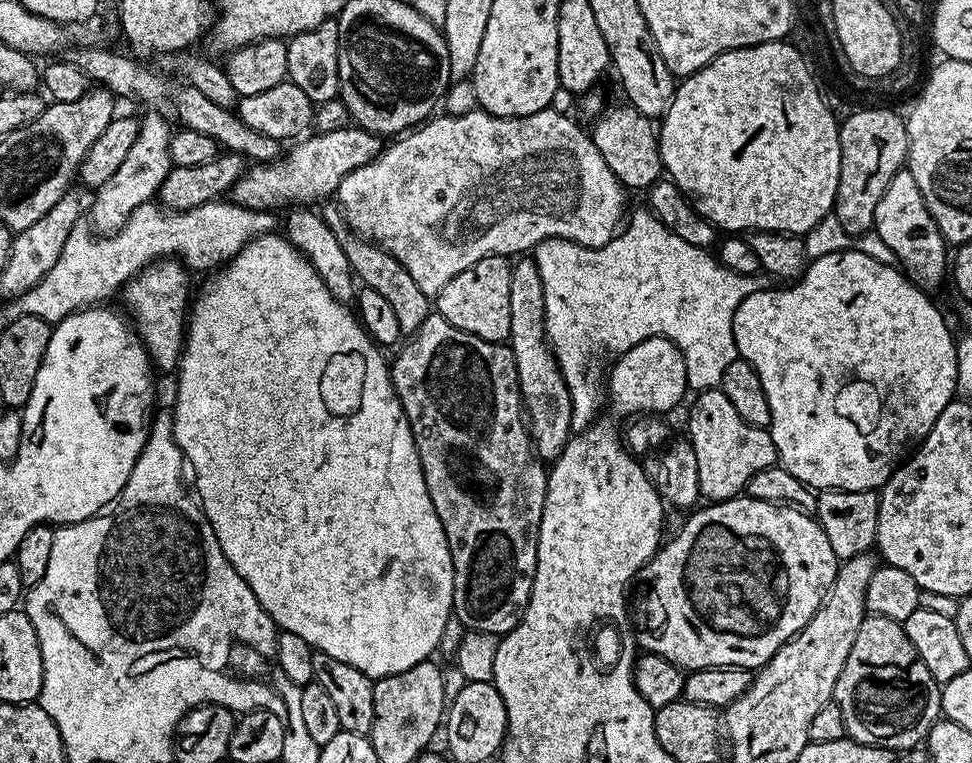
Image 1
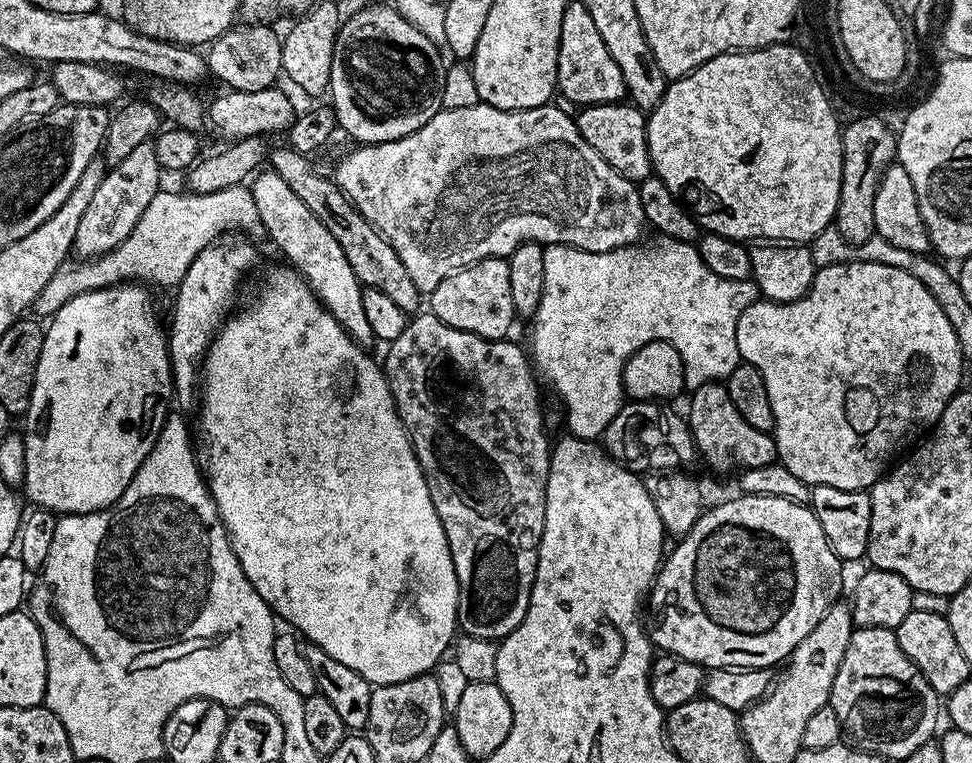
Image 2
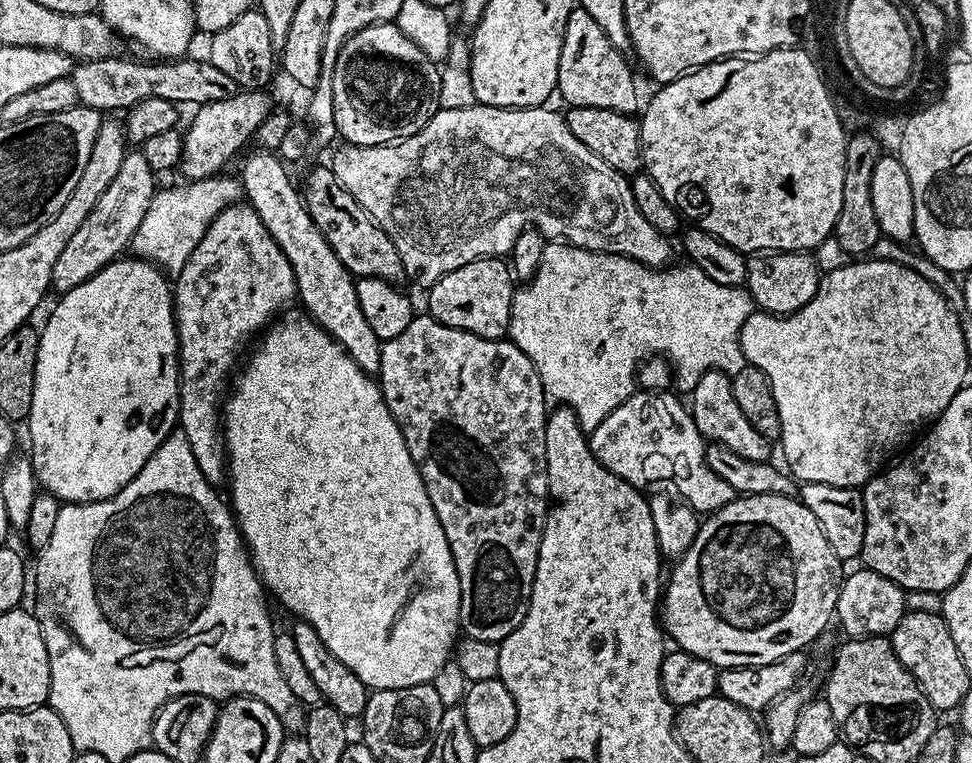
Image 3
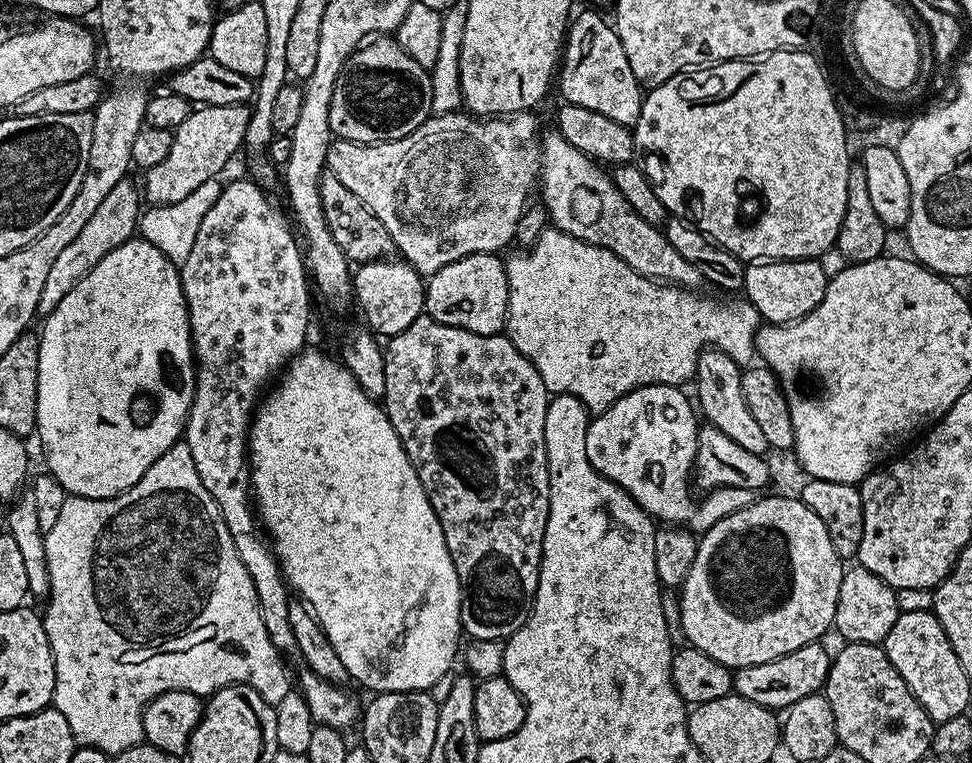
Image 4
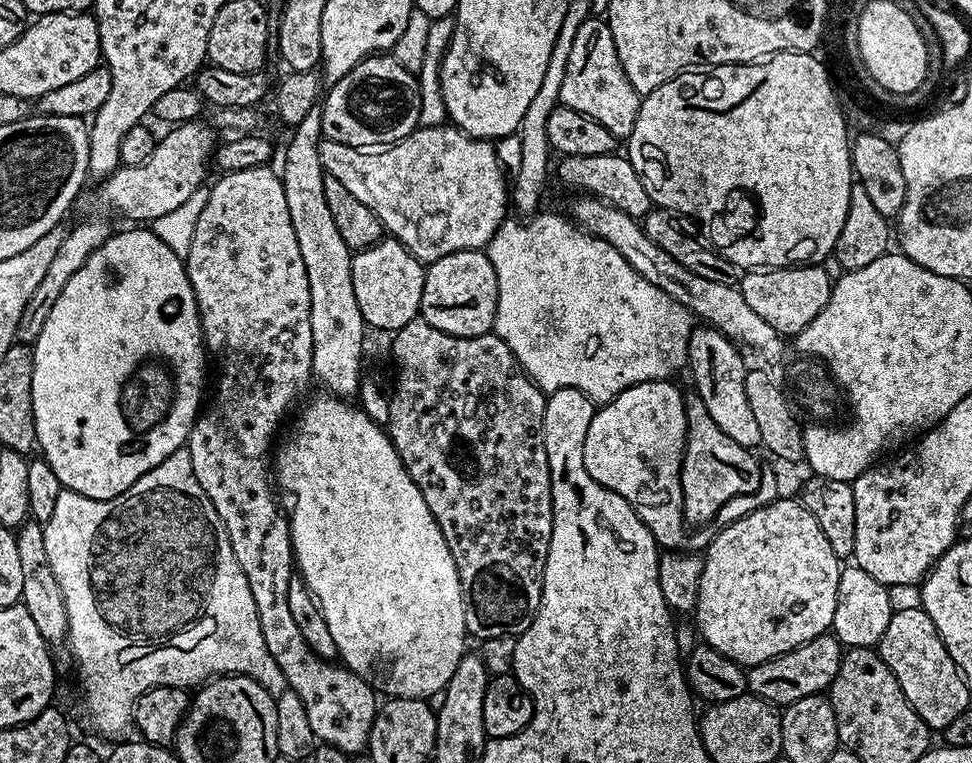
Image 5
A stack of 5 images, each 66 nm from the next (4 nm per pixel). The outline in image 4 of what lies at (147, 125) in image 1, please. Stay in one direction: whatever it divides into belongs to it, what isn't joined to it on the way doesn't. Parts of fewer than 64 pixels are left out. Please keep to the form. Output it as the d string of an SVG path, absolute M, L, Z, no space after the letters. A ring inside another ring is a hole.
M128 178L118 182L118 186L114 186L114 190L106 194L102 206L98 206L98 211L86 222L86 226L82 226L78 238L74 238L74 242L70 242L70 246L66 246L66 250L62 250L58 258L54 258L54 266L50 266L46 282L42 285L42 298L36 307L37 317L46 318L50 315L54 306L58 306L58 302L62 302L62 298L66 298L66 294L74 290L76 283L90 270L94 270L94 266L98 266L98 262L102 262L106 254L110 254L110 250L133 239L142 215L140 204L142 205L141 189L137 185L135 188Z

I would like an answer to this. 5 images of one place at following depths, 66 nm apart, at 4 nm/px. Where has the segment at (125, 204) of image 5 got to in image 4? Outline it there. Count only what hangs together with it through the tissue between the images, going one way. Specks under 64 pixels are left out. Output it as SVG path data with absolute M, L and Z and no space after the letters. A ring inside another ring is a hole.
M248 104L209 108L200 106L192 110L186 120L172 132L170 150L164 155L162 162L143 173L143 199L152 206L173 204L198 190L202 182L217 179L221 175L219 172L231 162L232 155L245 147L244 139L250 118Z

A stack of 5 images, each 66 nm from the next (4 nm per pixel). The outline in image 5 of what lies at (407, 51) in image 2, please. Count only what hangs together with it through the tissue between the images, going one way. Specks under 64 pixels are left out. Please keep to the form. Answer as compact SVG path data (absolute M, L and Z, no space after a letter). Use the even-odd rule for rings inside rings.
M391 54L367 56L341 80L327 89L322 100L323 135L346 146L376 150L397 144L416 131L419 120L420 81L417 73L406 70Z

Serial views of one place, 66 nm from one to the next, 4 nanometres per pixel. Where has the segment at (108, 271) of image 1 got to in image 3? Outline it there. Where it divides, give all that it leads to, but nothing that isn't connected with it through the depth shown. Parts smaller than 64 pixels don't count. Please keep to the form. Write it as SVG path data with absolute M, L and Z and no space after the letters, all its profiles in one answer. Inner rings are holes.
M217 174L205 180L180 182L177 188L161 187L152 197L146 210L146 218L142 218L138 230L134 234L130 248L139 259L150 260L161 272L174 278L186 266L186 258L194 254L194 246L202 242L202 234L214 222L214 218L222 210L237 203L244 196L241 181L234 175Z

